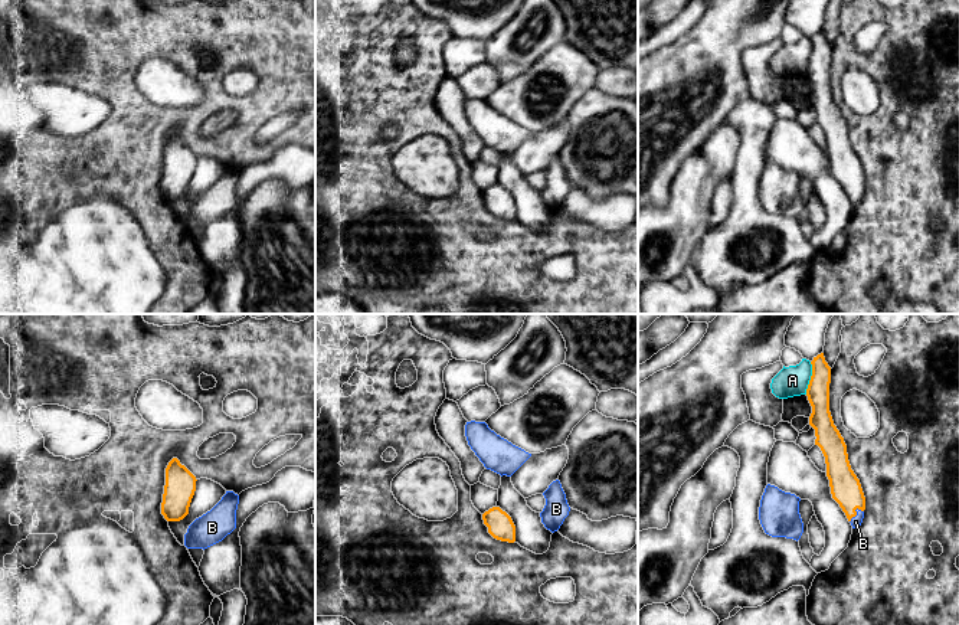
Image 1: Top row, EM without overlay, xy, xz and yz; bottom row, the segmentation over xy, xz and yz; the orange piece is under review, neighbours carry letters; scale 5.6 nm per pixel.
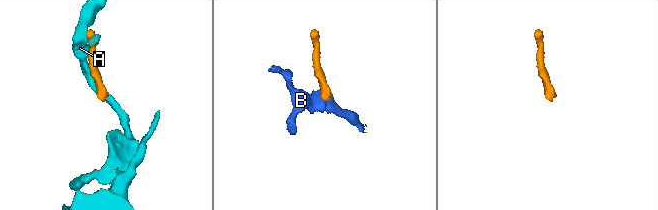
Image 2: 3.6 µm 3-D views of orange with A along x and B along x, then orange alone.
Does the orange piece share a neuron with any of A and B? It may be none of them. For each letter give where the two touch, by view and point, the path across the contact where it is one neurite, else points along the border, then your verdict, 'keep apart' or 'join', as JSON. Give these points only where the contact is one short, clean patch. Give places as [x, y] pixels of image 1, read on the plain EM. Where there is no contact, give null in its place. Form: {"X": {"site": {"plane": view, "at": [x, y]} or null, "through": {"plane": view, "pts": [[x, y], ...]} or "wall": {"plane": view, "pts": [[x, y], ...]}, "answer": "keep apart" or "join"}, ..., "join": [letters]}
{"A": {"site": {"plane": "yz", "at": [811, 55]}, "wall": {"plane": "yz", "pts": [[811, 39], [811, 56], [805, 71]]}, "answer": "keep apart"}, "B": {"site": {"plane": "yz", "at": [856, 192]}, "through": {"plane": "yz", "pts": [[845, 166], [856, 192], [856, 199]]}, "answer": "join"}, "join": ["B"]}

